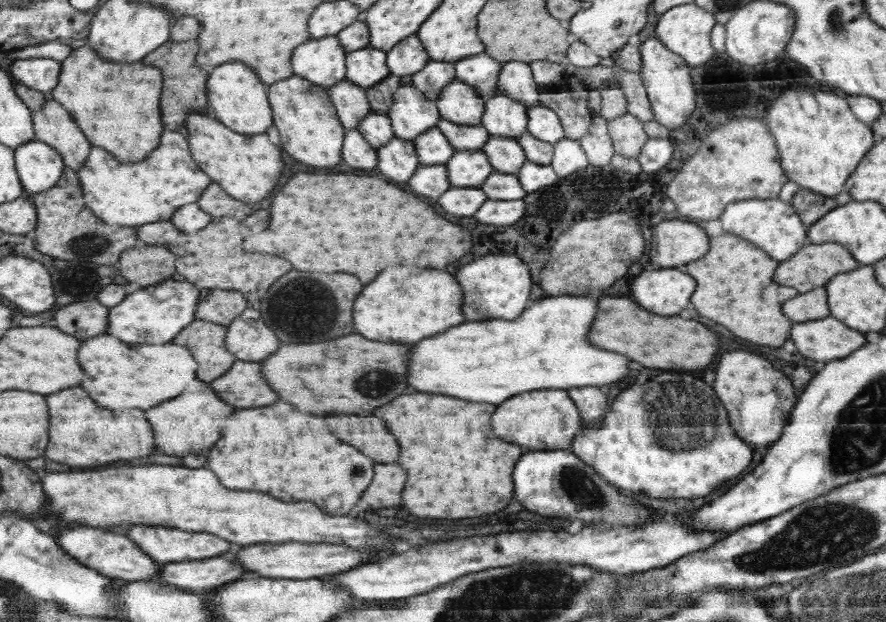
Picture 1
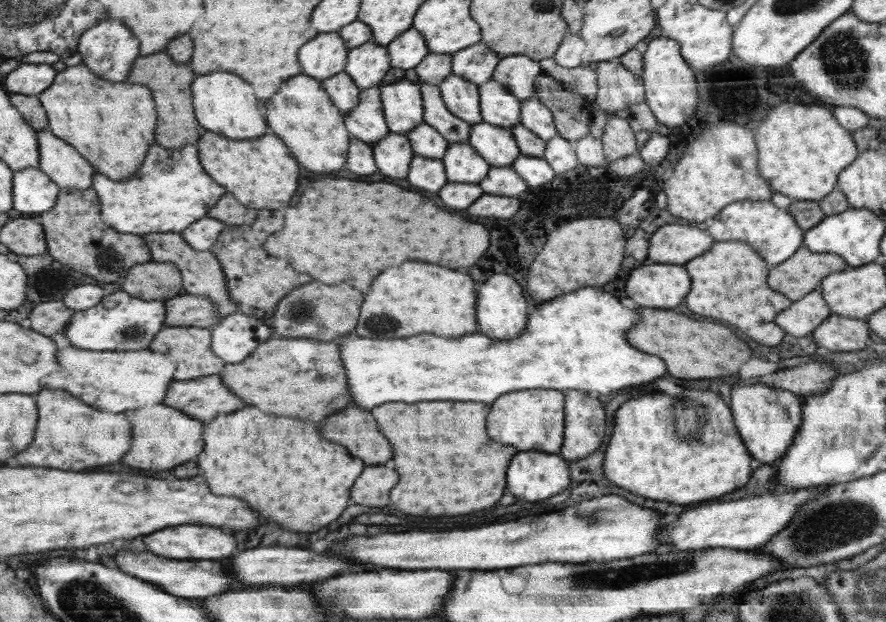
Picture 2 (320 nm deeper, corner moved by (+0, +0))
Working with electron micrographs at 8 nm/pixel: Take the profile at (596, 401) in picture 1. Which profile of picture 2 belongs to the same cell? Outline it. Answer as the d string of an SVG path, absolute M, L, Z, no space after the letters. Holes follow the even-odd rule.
M564 389L565 394L565 444L558 452L562 457L570 460L586 458L588 454L596 452L604 438L604 408L598 400L584 396L584 391L578 389Z

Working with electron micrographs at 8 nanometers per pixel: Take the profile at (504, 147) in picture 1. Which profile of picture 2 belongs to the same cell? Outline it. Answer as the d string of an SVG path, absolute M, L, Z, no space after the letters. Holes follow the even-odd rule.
M486 121L472 125L467 142L492 167L510 167L521 156L511 129L494 126Z

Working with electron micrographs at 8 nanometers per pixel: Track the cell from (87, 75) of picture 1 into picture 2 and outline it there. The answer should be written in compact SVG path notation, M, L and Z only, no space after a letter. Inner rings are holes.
M80 63L72 68L66 68L56 80L56 84L45 93L39 95L49 114L49 128L66 142L73 143L76 149L95 167L96 172L108 175L118 181L132 178L136 170L143 164L148 148L154 144L154 128L156 126L156 110L152 100L152 91L142 84L124 84L108 82L101 76L94 75L88 66Z

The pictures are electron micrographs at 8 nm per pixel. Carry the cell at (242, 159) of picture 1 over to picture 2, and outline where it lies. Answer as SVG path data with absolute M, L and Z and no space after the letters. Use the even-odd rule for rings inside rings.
M205 131L196 146L204 169L218 178L218 183L226 186L244 206L254 206L256 210L284 210L290 206L298 184L298 162L280 138L265 136L240 140Z

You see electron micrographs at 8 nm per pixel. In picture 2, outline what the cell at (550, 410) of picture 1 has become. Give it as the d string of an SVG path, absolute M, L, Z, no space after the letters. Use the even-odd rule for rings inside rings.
M530 389L498 398L490 410L490 438L512 444L517 451L558 453L565 442L565 394L556 389Z

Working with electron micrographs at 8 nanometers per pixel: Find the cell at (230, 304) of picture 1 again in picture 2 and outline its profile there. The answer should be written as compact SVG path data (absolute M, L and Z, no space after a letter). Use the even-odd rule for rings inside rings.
M185 293L166 300L166 326L212 328L222 320L220 307L202 295Z

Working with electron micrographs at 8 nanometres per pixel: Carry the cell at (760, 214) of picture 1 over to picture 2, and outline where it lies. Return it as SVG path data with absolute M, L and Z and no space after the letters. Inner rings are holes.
M736 201L734 206L726 205L726 210L722 209L722 214L718 213L718 218L714 217L712 226L706 232L715 241L742 241L762 254L766 262L772 266L782 264L788 260L800 246L806 234L796 224L794 217L786 212L786 209L776 208L772 201Z

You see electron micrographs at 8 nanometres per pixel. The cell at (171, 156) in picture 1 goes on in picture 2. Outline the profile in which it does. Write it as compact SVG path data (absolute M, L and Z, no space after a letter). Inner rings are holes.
M196 145L182 146L180 149L168 150L169 147L154 146L150 158L126 182L111 179L98 172L93 176L93 185L101 198L102 218L114 230L123 233L147 235L150 233L180 233L184 228L206 217L210 209L226 194L221 183L201 165L200 151Z

